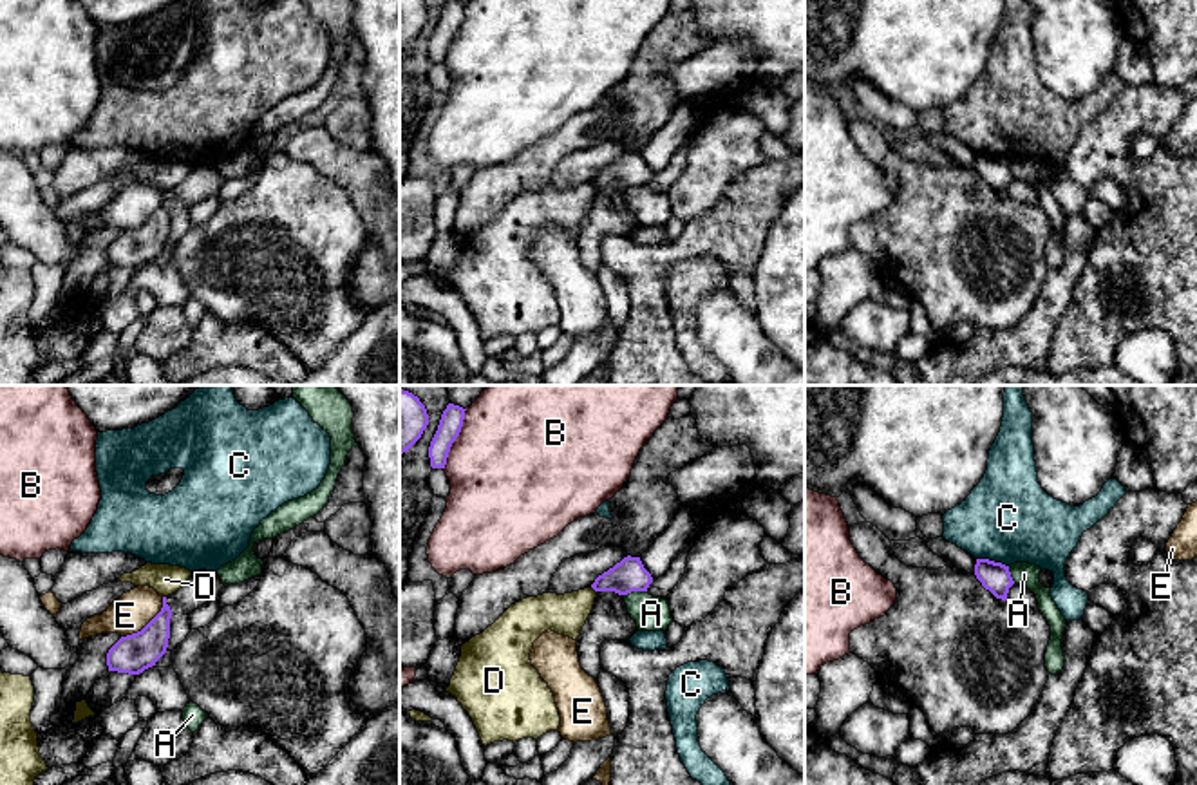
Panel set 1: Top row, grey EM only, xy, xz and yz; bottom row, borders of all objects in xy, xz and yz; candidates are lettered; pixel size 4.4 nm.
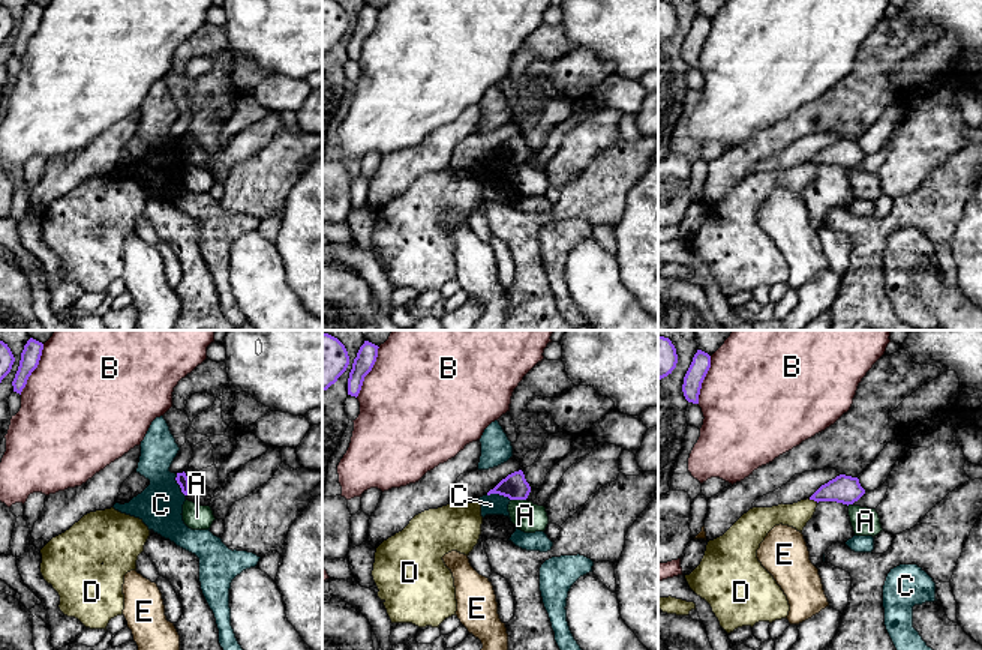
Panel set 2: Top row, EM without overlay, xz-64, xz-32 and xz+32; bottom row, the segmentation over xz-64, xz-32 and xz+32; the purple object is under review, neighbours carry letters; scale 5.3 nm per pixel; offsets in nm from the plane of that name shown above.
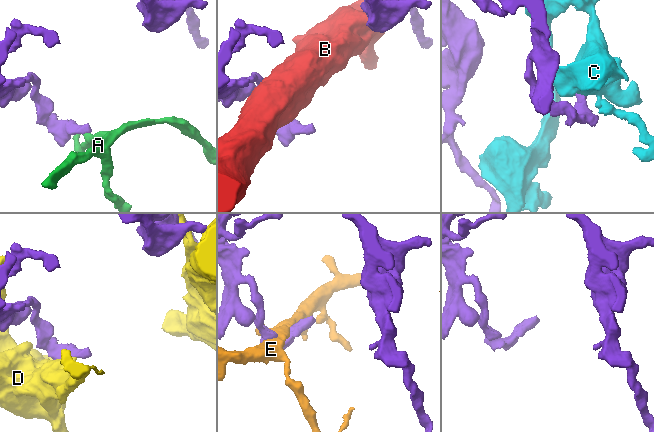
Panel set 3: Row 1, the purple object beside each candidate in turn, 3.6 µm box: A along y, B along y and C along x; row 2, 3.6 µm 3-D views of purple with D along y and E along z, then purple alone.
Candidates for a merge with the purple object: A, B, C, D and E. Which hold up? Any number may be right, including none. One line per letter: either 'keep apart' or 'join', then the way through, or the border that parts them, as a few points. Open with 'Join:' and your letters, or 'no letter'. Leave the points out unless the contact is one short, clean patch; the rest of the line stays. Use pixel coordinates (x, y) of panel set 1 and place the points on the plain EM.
Join: no letter
A: keep apart; border along xz (646, 185), (631, 185), (624, 190)
B: keep apart
C: keep apart
D: keep apart
E: keep apart

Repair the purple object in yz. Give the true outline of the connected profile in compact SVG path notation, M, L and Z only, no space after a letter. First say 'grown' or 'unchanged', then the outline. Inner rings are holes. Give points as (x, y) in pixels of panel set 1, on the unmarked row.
unchanged; M976 154L975 170L996 194L1007 195L1009 183L1014 179L1009 161L989 154Z

